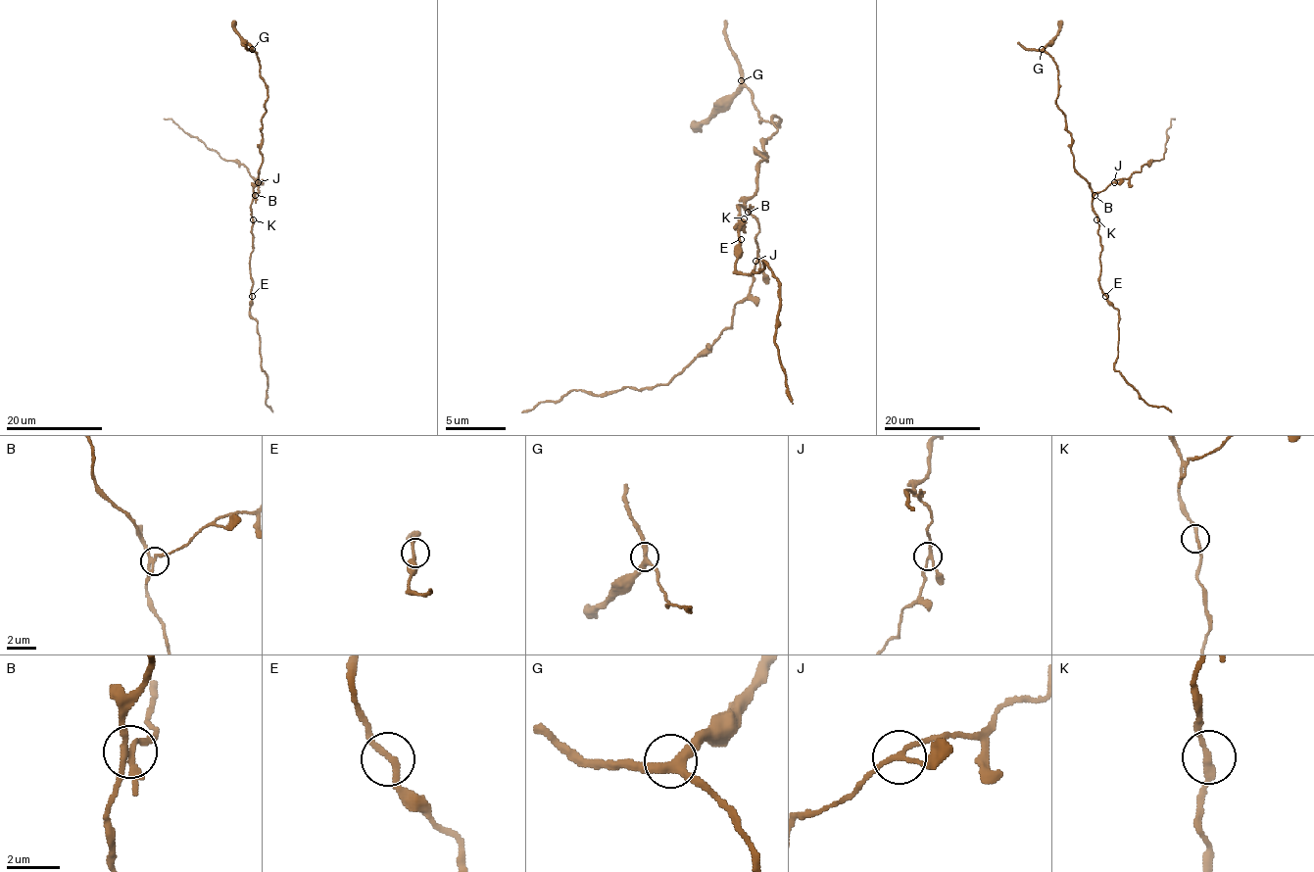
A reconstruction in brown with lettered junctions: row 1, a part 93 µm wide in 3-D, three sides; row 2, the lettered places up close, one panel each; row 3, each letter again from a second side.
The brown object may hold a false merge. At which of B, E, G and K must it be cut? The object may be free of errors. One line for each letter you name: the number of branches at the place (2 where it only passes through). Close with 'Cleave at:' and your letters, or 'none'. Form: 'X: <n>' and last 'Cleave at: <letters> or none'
B: 4
Cleave at: B

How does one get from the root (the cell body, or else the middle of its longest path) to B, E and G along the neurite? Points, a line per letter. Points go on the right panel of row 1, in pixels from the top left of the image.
B: (1098, 219), (1093, 207), (1094, 194)
E: (1098, 219), (1101, 247), (1099, 286), (1105, 296)
G: (1098, 219), (1093, 207), (1093, 189), (1074, 168), (1072, 134), (1056, 103), (1057, 65), (1042, 49)

